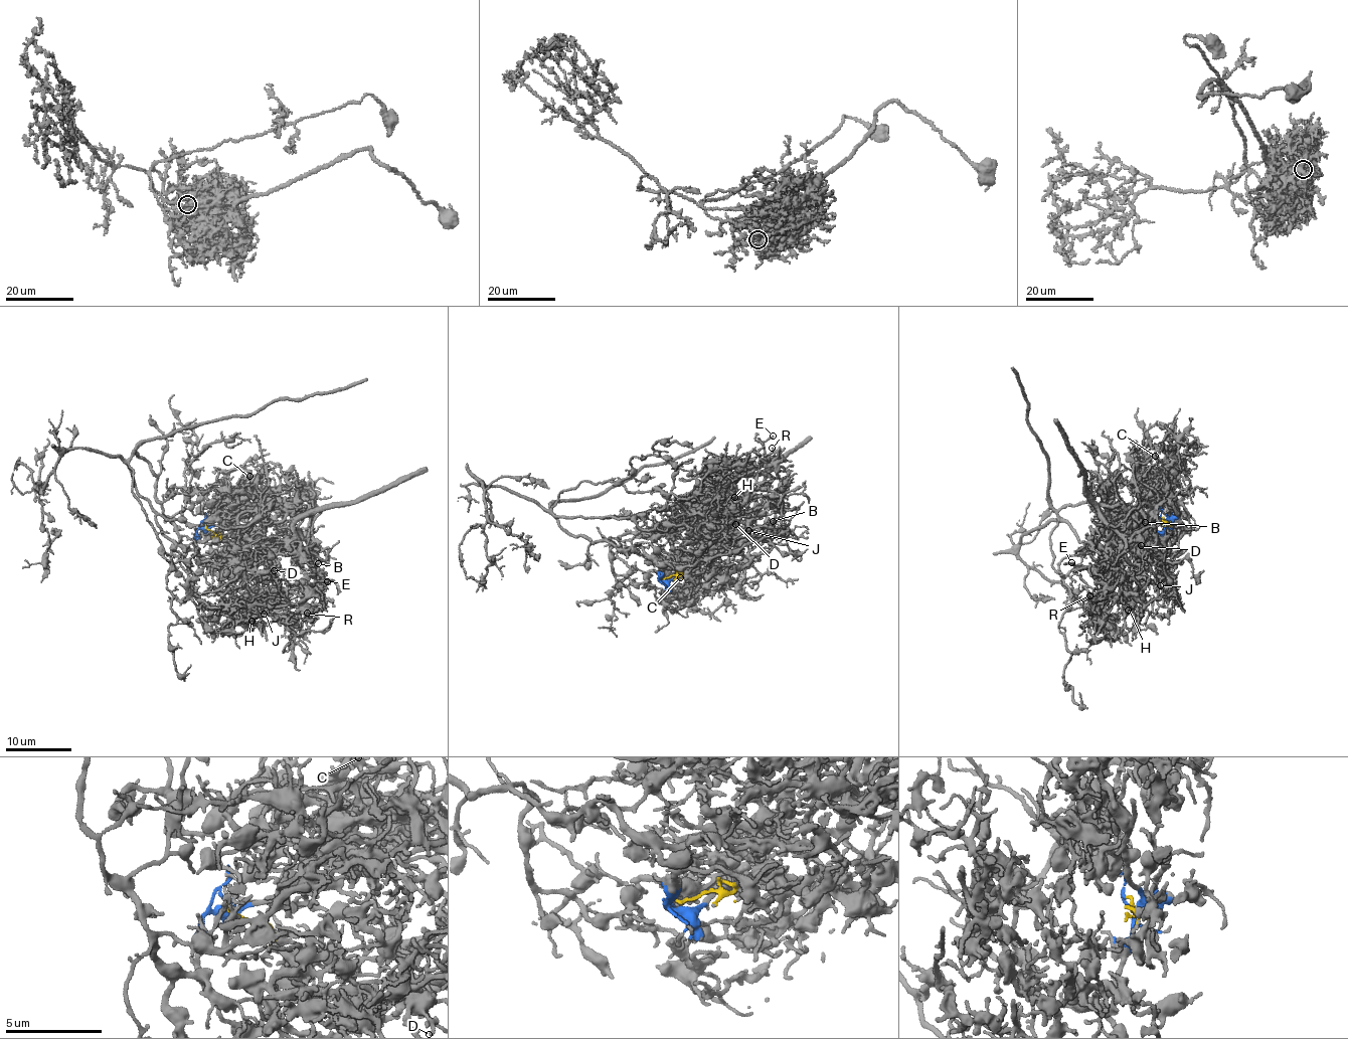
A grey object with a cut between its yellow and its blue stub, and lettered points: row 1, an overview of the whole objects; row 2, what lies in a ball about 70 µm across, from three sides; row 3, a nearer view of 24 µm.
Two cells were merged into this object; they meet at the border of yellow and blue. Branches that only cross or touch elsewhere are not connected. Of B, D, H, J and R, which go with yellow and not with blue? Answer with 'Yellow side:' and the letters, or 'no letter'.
Yellow side: B, D, H, J, R

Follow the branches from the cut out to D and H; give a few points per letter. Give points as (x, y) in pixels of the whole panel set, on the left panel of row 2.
D: (205, 524), (215, 535), (235, 544), (218, 545), (220, 541), (235, 554), (263, 553), (273, 563), (273, 570)
H: (205, 524), (235, 542), (218, 545), (220, 541), (255, 566), (259, 583), (241, 604), (244, 619), (251, 621)

